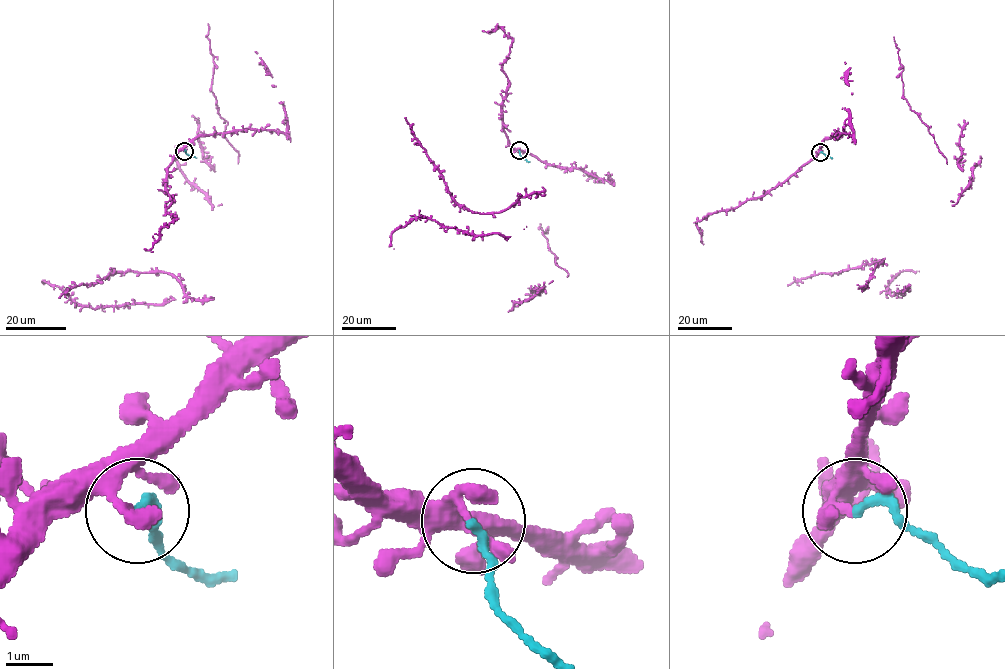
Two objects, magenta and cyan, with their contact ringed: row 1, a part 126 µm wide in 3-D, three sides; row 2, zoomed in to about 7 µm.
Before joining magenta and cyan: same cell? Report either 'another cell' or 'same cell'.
another cell

